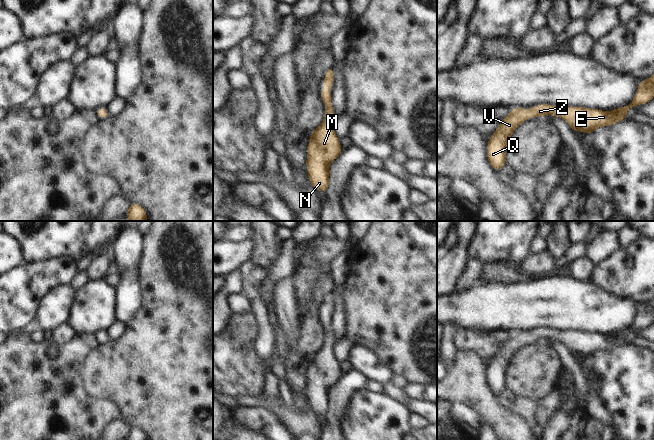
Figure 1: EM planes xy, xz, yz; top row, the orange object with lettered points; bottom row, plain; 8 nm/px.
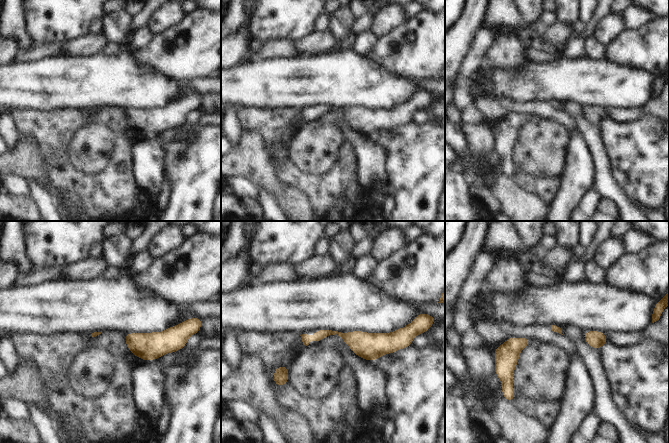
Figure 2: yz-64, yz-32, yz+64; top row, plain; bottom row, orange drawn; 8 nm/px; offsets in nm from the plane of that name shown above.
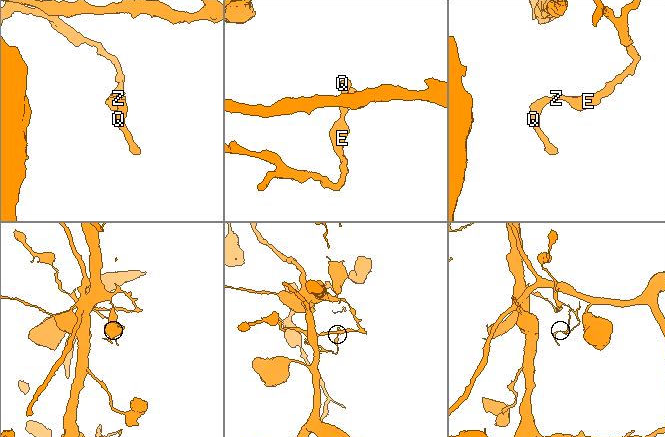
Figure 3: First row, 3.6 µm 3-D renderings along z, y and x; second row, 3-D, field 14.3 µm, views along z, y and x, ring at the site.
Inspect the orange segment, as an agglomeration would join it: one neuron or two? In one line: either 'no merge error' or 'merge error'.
no merge error

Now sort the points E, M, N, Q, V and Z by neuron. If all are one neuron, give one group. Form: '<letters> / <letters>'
E M N Q V Z

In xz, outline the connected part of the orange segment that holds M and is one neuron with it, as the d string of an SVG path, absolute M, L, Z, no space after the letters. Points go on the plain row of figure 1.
M332 292L328 294L323 302L325 313L319 319L325 330L323 346L310 358L307 370L306 392L308 404L314 414L325 417L329 411L328 391L343 376L339 362L333 353L335 335L331 328L330 313L334 306Z

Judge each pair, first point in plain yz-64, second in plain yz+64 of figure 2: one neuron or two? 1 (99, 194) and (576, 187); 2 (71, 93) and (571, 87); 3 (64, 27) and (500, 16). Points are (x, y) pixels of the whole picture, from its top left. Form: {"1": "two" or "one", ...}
{"1": "two", "2": "one", "3": "one"}

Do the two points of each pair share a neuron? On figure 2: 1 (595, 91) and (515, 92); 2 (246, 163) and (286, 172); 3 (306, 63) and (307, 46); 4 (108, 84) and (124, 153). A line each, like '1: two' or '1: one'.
1: one
2: two
3: two
4: two

